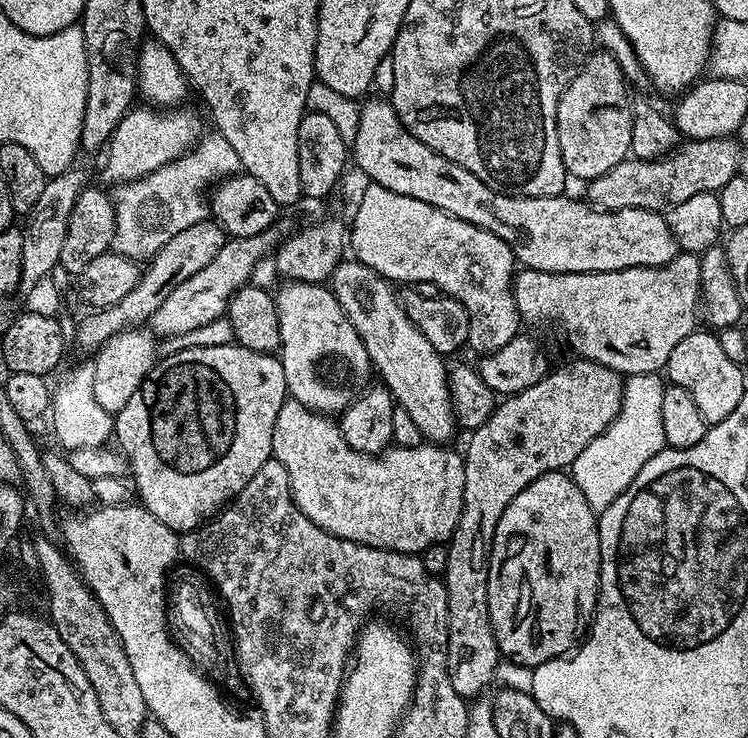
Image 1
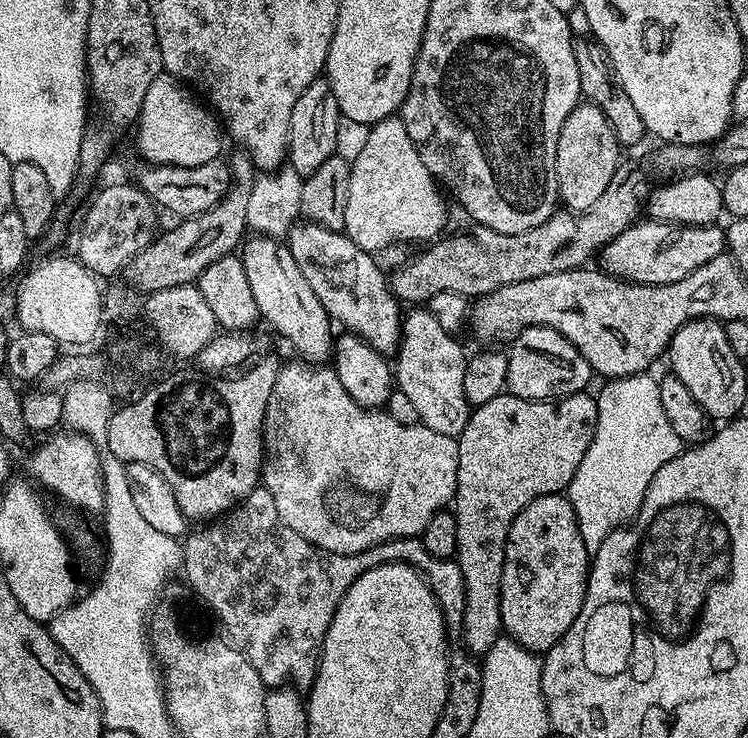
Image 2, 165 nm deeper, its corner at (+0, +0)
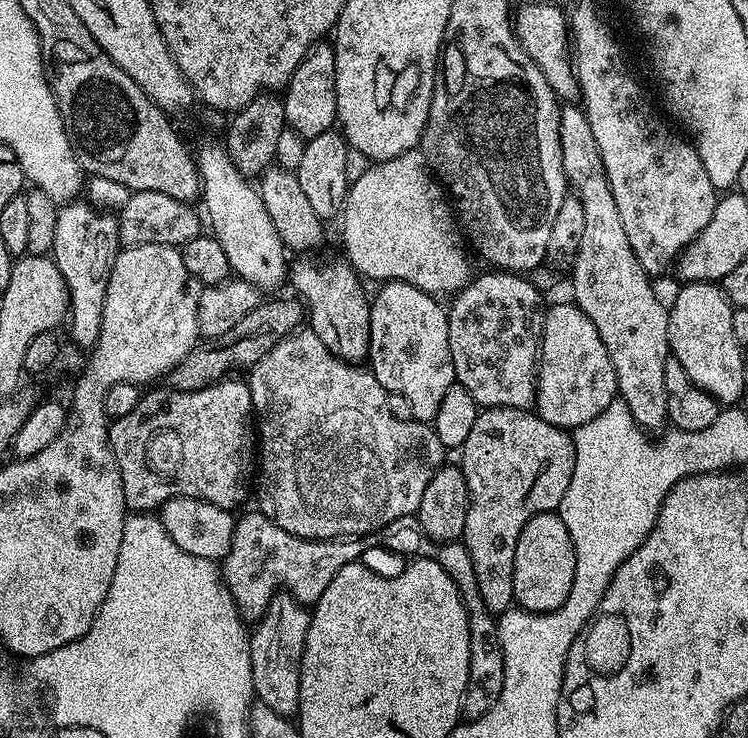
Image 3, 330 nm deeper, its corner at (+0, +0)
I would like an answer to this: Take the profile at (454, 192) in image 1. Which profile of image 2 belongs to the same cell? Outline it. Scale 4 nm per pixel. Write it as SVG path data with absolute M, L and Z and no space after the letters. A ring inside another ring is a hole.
M641 219L618 234L599 253L603 271L634 284L669 284L694 274L710 258L726 252L726 232L715 224L666 224L662 220Z

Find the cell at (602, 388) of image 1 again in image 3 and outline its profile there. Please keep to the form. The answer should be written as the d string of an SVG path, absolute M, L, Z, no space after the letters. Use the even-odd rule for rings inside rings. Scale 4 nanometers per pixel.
M485 407L477 415L474 427L470 430L470 434L466 438L466 442L459 456L458 467L464 471L466 486L470 494L470 506L466 514L466 530L462 537L462 543L464 543L466 550L470 554L470 562L474 562L474 574L478 578L478 590L482 590L482 602L486 602L486 606L492 613L499 614L505 612L507 608L513 607L514 604L514 550L518 546L518 538L522 534L522 526L526 526L526 522L530 522L530 518L534 514L555 512L559 509L562 498L566 494L566 486L570 486L570 478L574 474L576 443L573 442L571 435L565 429L559 428L558 426L550 426L550 422L546 422L541 416L537 416L535 411L527 408Z

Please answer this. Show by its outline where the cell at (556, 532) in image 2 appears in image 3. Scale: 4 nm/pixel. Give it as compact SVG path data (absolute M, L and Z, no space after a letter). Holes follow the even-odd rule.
M559 511L534 514L526 526L522 526L522 534L518 538L518 546L514 550L514 601L527 612L553 612L570 598L570 586L574 586L574 542L570 538L570 530L566 530L566 522L562 522Z

